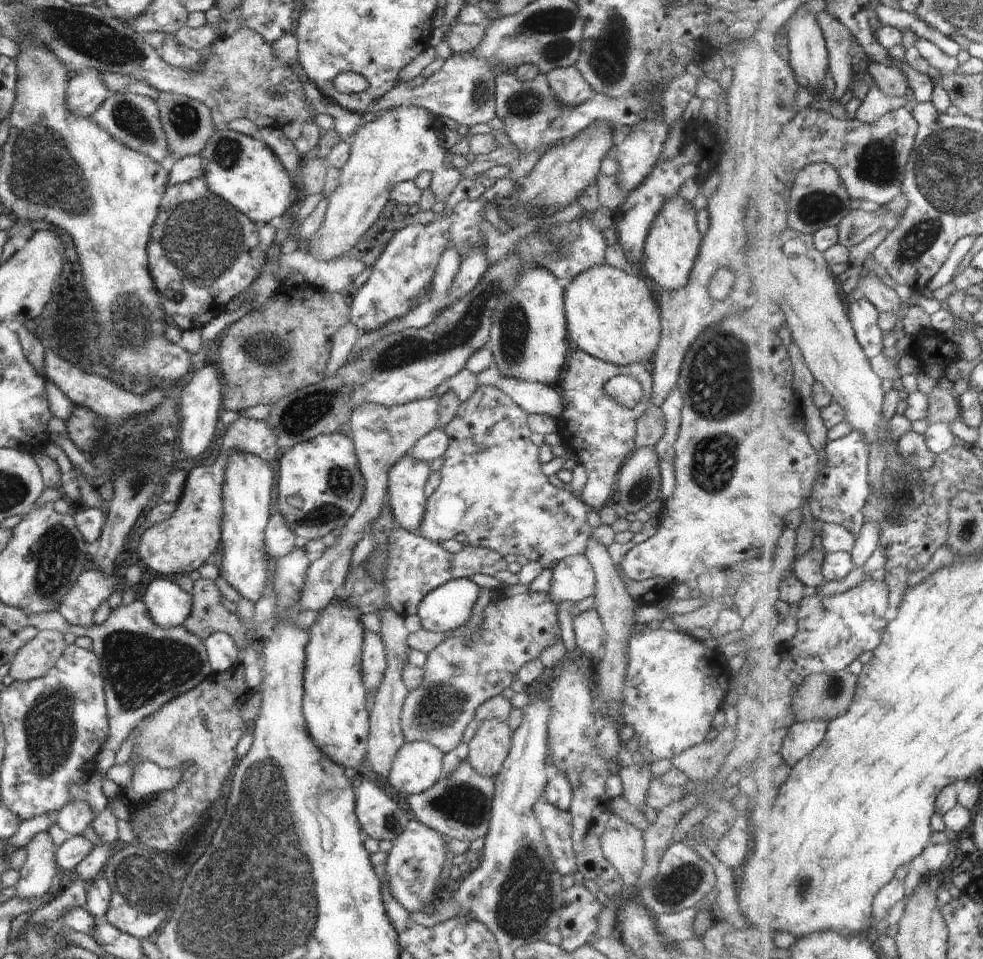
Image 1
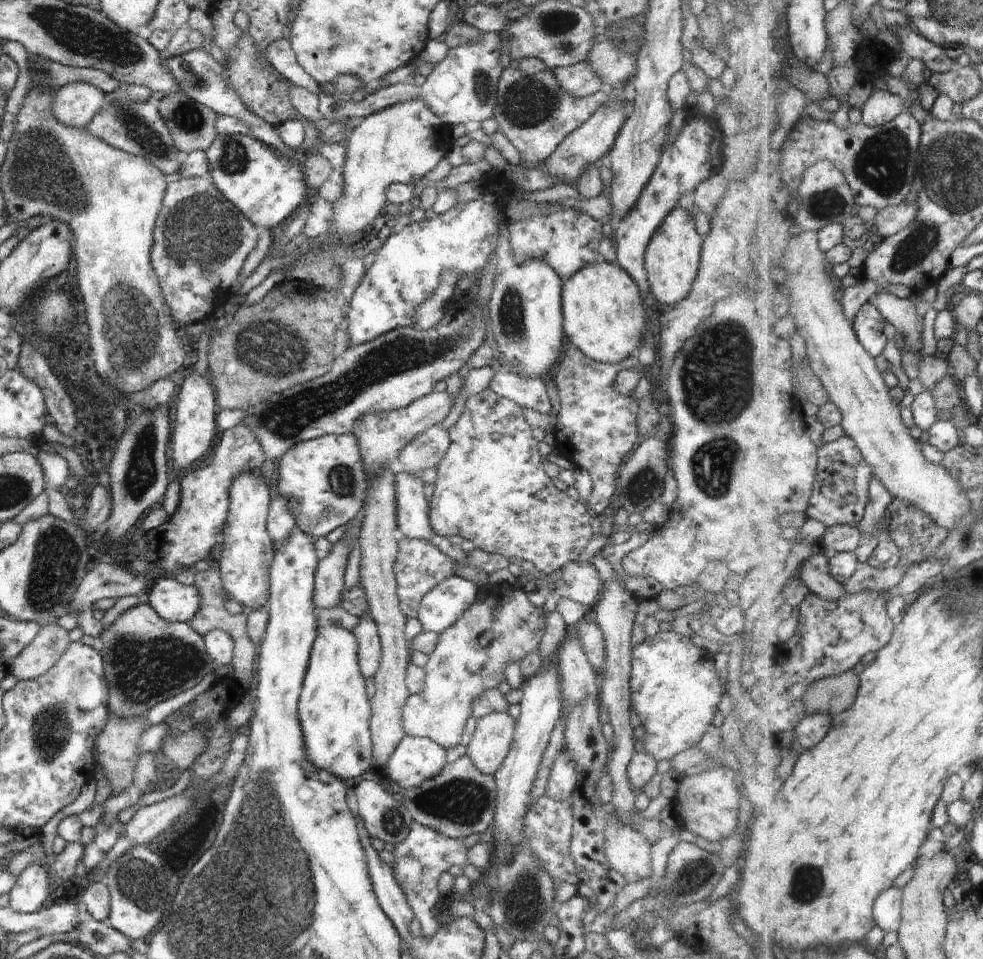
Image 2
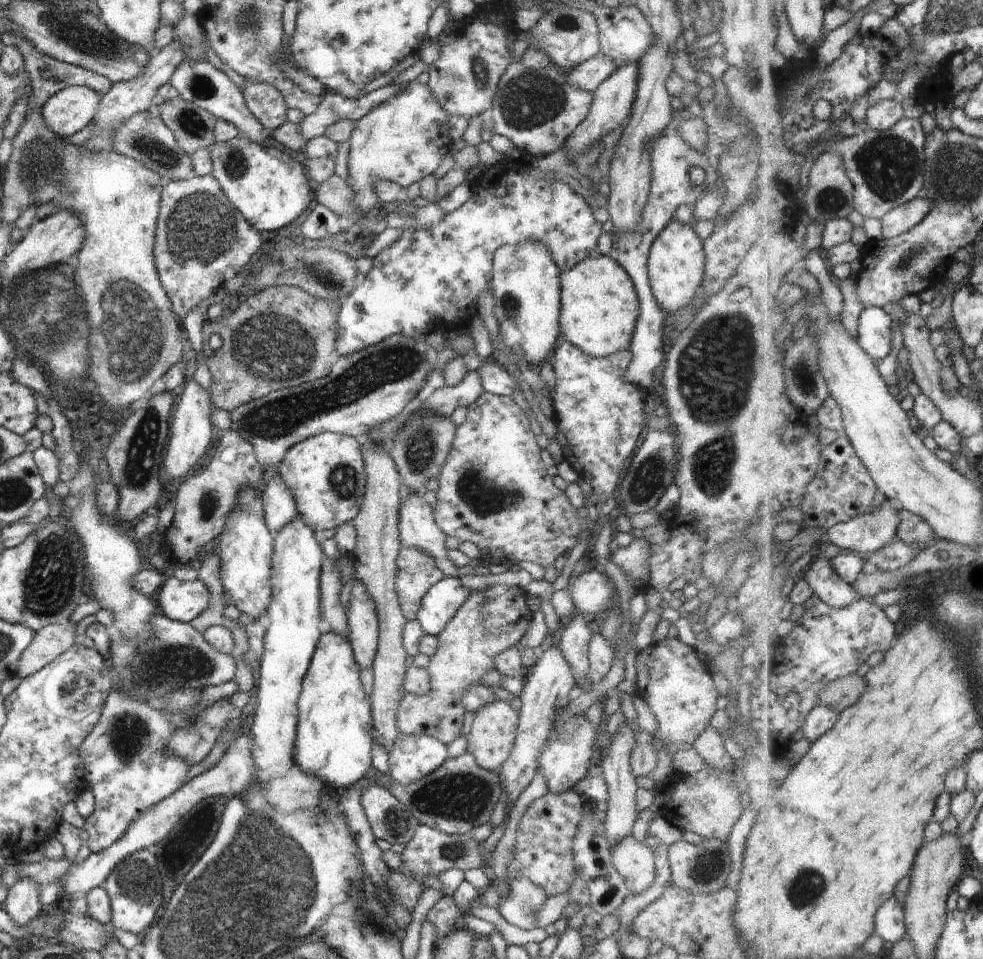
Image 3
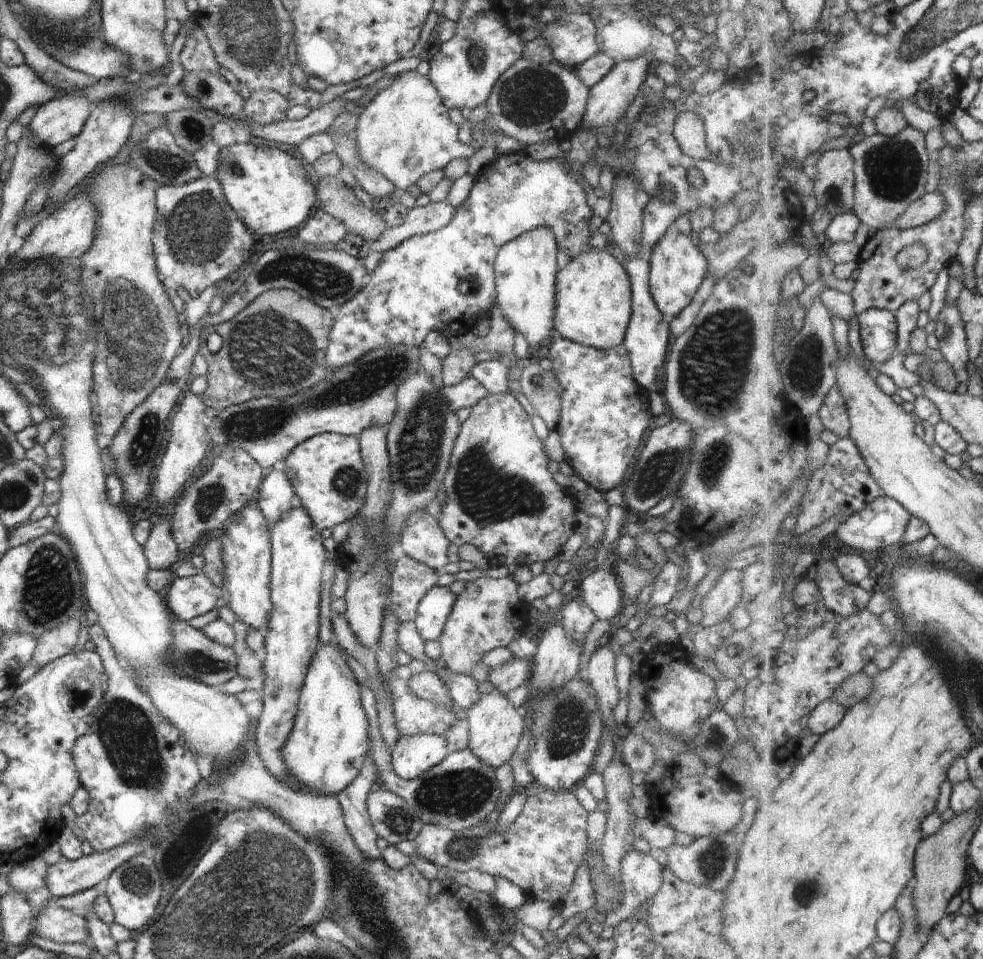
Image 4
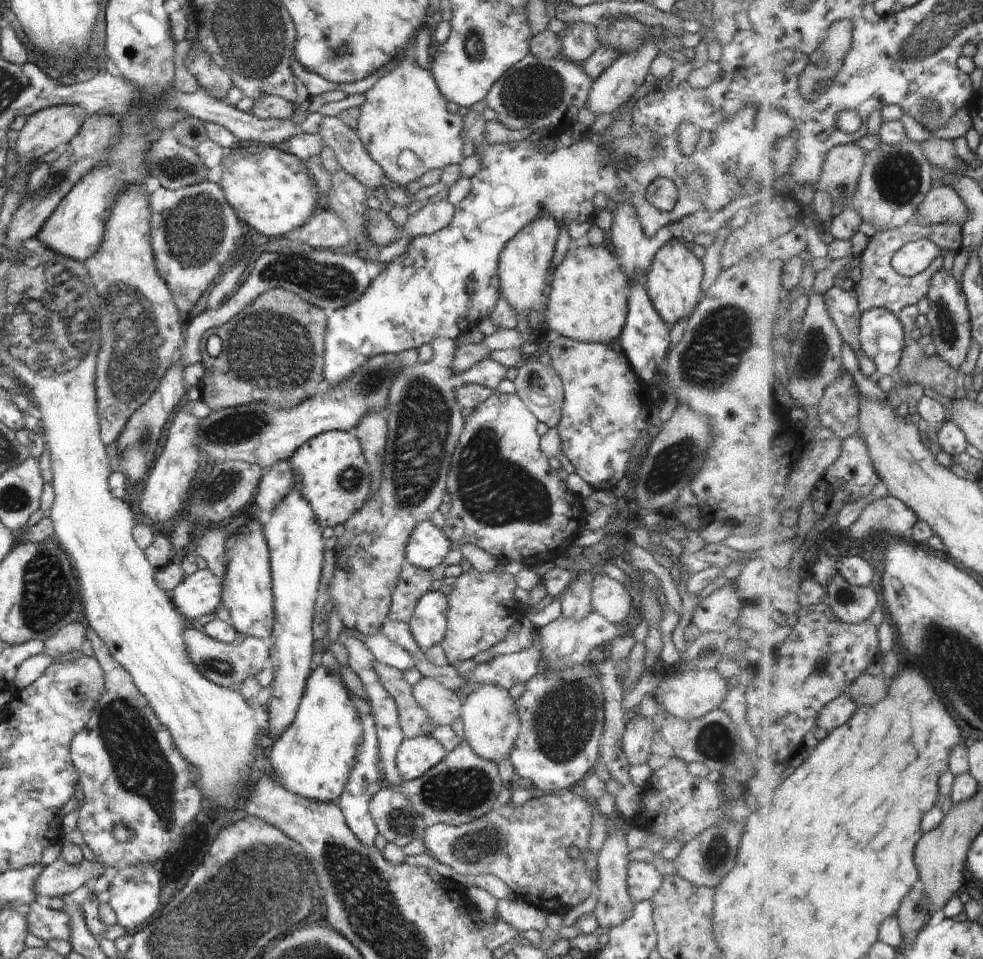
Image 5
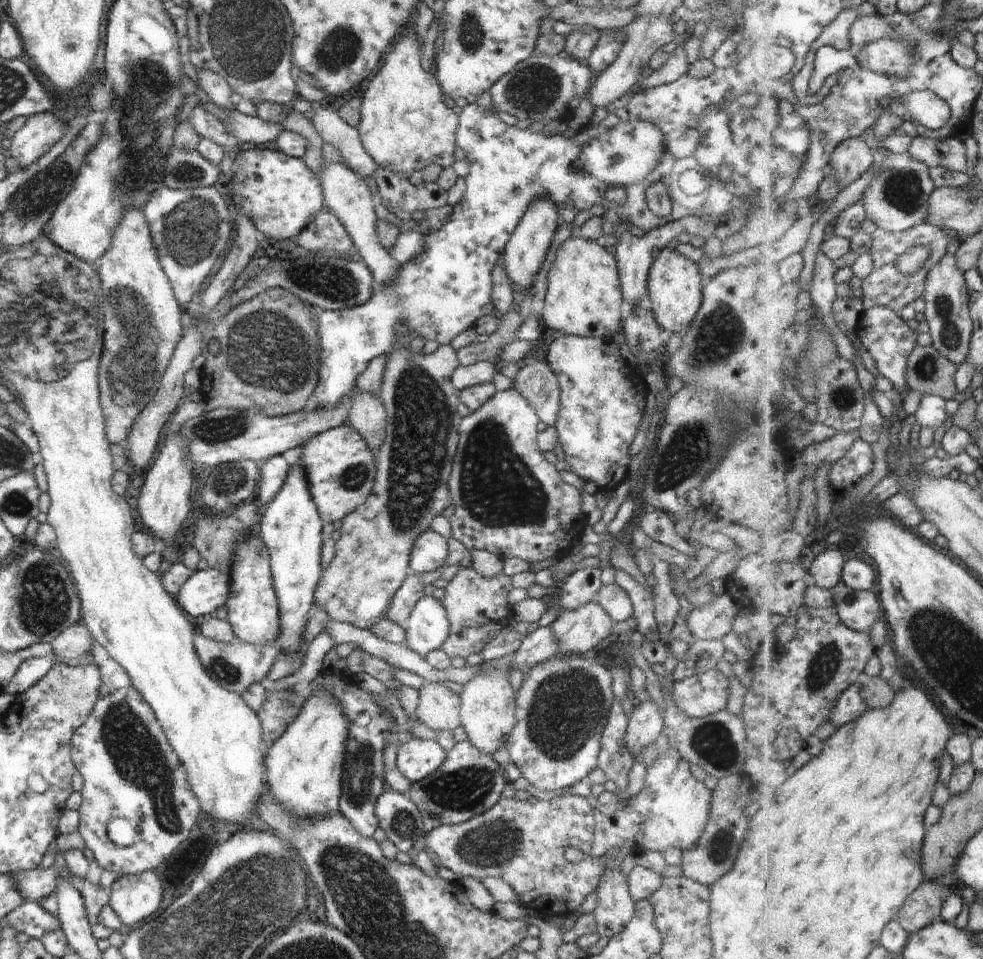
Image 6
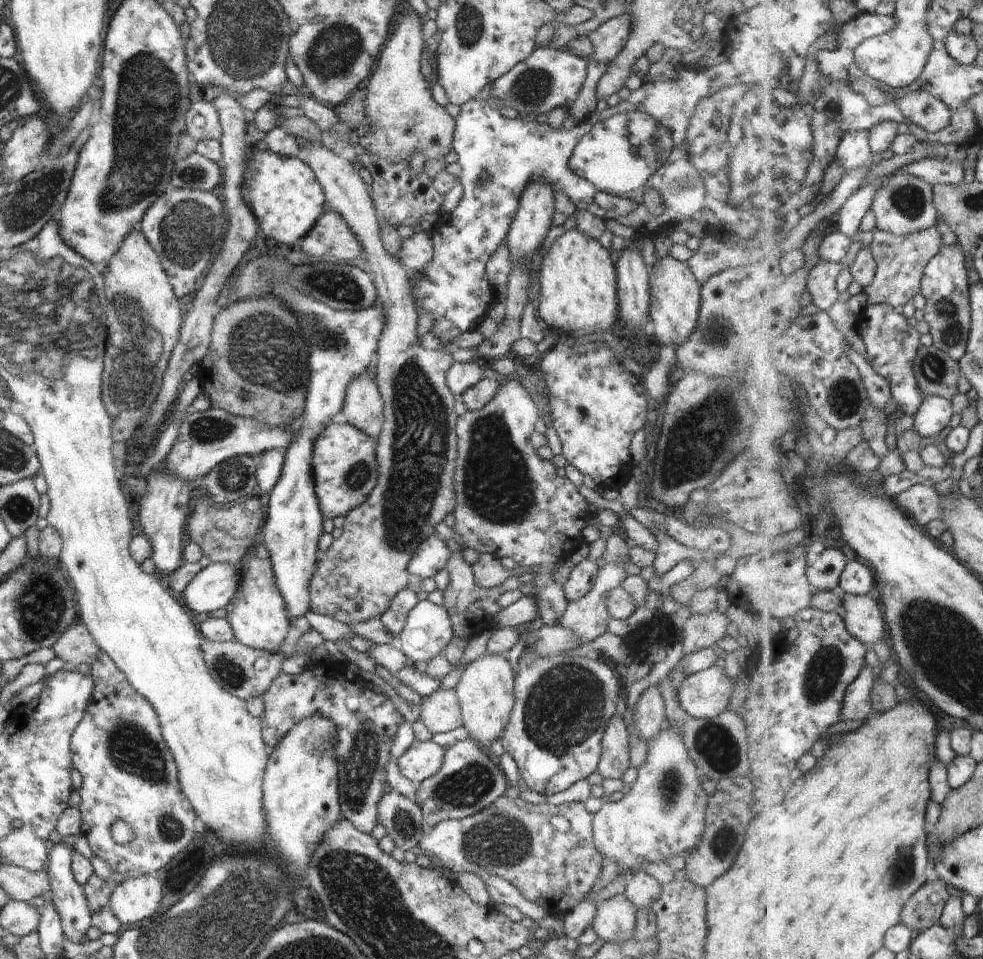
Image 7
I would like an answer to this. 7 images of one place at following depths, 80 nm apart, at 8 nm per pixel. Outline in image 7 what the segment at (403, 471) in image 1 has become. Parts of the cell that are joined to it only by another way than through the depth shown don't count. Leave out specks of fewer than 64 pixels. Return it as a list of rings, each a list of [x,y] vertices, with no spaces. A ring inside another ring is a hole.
[[[436,534],[430,535],[414,551],[407,568],[408,572],[410,576],[416,574],[422,578],[432,578],[446,566],[450,555],[446,543]]]

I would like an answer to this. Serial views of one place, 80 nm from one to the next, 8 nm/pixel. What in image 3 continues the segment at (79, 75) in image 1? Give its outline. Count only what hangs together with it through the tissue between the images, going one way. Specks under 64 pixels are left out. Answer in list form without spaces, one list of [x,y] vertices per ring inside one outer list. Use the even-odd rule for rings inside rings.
[[[71,86],[51,96],[41,108],[45,123],[61,137],[73,137],[93,122],[101,94],[87,86]]]

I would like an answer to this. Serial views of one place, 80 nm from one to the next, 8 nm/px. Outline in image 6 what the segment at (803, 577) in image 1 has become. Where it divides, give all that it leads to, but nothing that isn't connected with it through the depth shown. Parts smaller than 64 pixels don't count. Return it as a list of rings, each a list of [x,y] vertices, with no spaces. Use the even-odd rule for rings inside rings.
[[[842,581],[833,591],[839,615],[850,628],[870,633],[878,619],[885,617],[876,590],[859,591]]]

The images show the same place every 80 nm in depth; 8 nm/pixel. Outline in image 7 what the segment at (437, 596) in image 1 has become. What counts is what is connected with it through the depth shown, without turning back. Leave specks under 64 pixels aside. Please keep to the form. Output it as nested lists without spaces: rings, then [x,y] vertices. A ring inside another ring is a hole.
[[[426,599],[412,607],[395,643],[417,664],[442,653],[452,639],[453,626],[448,611]]]

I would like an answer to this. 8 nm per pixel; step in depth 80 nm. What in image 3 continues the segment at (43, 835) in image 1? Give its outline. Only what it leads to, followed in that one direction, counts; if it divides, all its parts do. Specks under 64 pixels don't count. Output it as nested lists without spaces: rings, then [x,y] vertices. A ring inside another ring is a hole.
[[[29,878],[18,879],[9,888],[7,897],[2,903],[3,909],[11,916],[16,924],[27,925],[31,918],[40,915],[42,903],[37,884]]]

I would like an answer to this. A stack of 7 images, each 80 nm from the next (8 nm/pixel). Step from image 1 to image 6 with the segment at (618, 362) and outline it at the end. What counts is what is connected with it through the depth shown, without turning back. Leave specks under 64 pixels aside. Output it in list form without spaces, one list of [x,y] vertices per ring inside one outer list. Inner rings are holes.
[[[571,236],[557,252],[548,275],[548,290],[542,316],[547,328],[560,330],[566,335],[610,339],[621,332],[621,291],[617,260],[605,249],[603,242]]]

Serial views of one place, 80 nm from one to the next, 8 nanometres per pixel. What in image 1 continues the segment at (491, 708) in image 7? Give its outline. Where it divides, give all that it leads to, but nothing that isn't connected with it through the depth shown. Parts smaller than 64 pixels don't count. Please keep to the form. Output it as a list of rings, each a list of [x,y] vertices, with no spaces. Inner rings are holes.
[[[498,719],[482,721],[474,737],[467,743],[467,761],[478,774],[494,778],[507,759],[512,737],[507,722]]]

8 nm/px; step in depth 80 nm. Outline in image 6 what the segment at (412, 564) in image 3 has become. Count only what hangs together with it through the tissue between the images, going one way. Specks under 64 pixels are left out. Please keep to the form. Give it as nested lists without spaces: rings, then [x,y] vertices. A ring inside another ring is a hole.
[[[410,572],[394,593],[385,618],[404,629],[414,605],[424,596],[424,587],[420,576]]]

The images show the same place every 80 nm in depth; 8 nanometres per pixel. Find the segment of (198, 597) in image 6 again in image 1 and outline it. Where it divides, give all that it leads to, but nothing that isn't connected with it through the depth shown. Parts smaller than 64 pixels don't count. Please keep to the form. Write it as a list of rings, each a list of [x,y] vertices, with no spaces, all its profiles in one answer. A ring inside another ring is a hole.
[[[157,579],[147,586],[141,603],[148,609],[153,623],[160,628],[180,627],[192,608],[192,597],[172,579]]]

